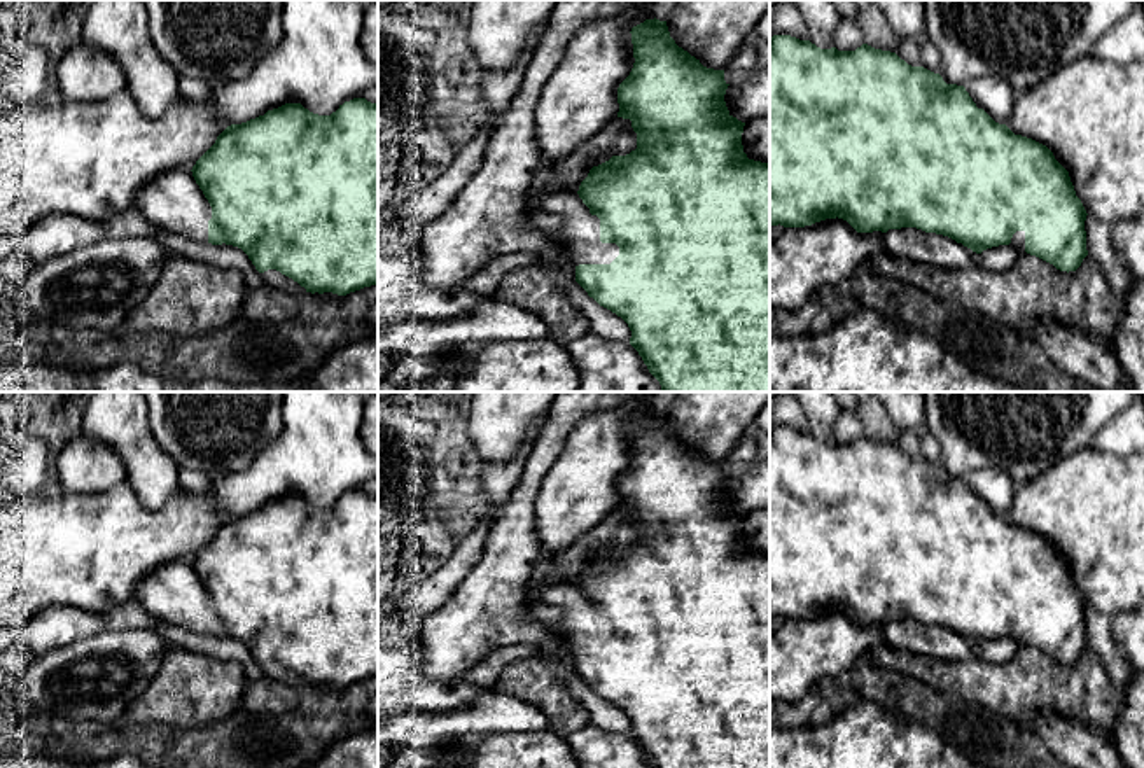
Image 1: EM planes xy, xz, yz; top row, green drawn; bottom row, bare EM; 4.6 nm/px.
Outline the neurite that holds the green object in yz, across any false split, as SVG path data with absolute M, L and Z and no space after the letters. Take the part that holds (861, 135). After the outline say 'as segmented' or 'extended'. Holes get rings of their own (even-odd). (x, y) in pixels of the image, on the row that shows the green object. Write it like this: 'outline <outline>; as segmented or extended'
outline M791 35L770 38L770 226L805 227L826 219L843 219L857 233L873 233L901 227L917 227L962 243L976 254L999 245L1013 245L1020 254L1036 255L1060 271L1076 271L1086 250L1086 210L1076 196L1069 171L1055 159L1053 152L1027 136L1015 135L1006 124L995 122L978 108L964 86L946 84L939 73L924 66L911 66L896 52L862 44L855 51L820 49L810 40Z; extended

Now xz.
outline M645 19L630 33L635 63L617 87L617 117L631 121L637 149L593 166L575 194L551 192L541 196L542 208L562 217L562 227L551 240L560 243L560 252L567 254L575 266L575 282L588 296L628 324L630 345L659 381L661 392L770 392L770 163L749 159L743 152L745 122L733 117L726 107L724 94L729 84L724 80L724 70L707 68L679 47L670 37L666 21Z; extended

